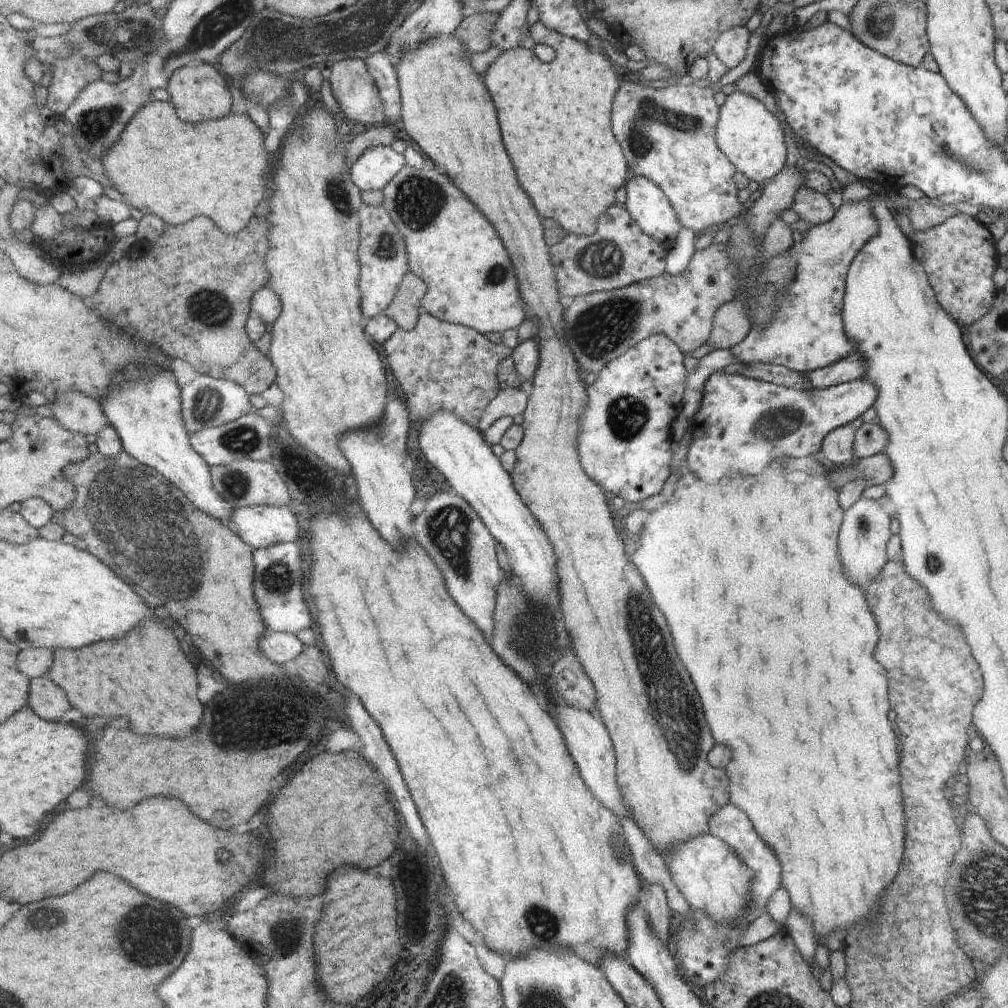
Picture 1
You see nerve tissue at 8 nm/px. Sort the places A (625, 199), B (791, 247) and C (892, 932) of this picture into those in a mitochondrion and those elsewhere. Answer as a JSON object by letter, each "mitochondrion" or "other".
{"A":"other","B":"other","C":"other"}

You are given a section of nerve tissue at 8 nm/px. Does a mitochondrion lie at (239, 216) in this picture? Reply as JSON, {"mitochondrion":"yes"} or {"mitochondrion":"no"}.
{"mitochondrion":"no"}

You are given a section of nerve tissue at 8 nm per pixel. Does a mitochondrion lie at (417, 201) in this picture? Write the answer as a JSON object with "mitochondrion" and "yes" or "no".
{"mitochondrion":"yes"}

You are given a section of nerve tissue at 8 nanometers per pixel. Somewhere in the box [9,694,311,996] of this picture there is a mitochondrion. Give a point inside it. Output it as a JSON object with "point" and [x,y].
{"point":[168,940]}

